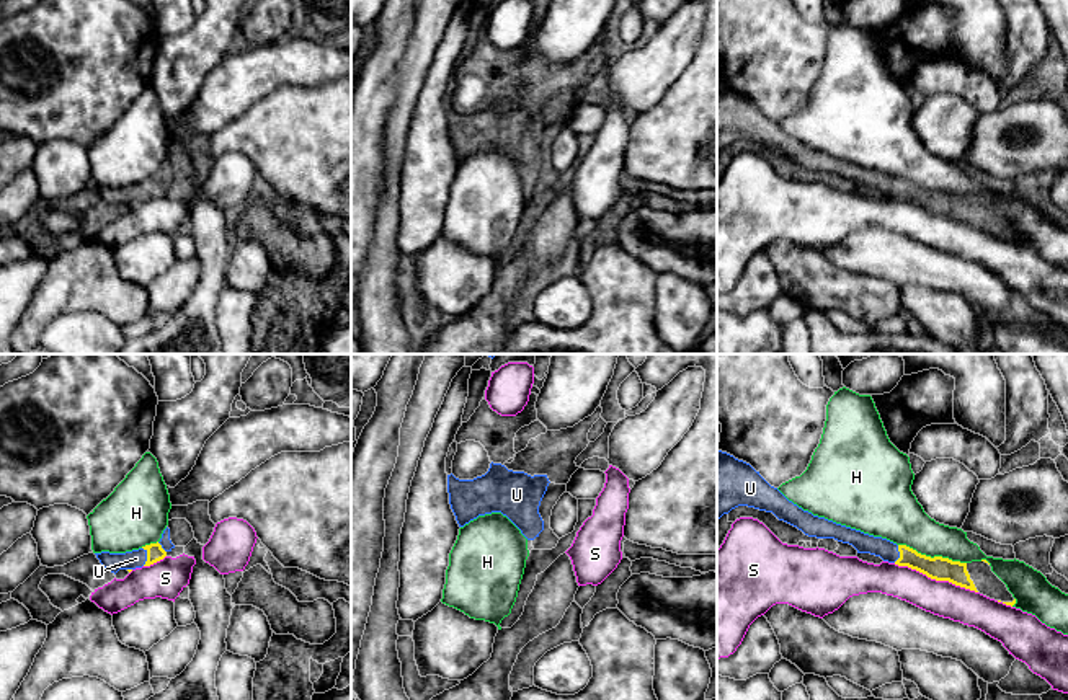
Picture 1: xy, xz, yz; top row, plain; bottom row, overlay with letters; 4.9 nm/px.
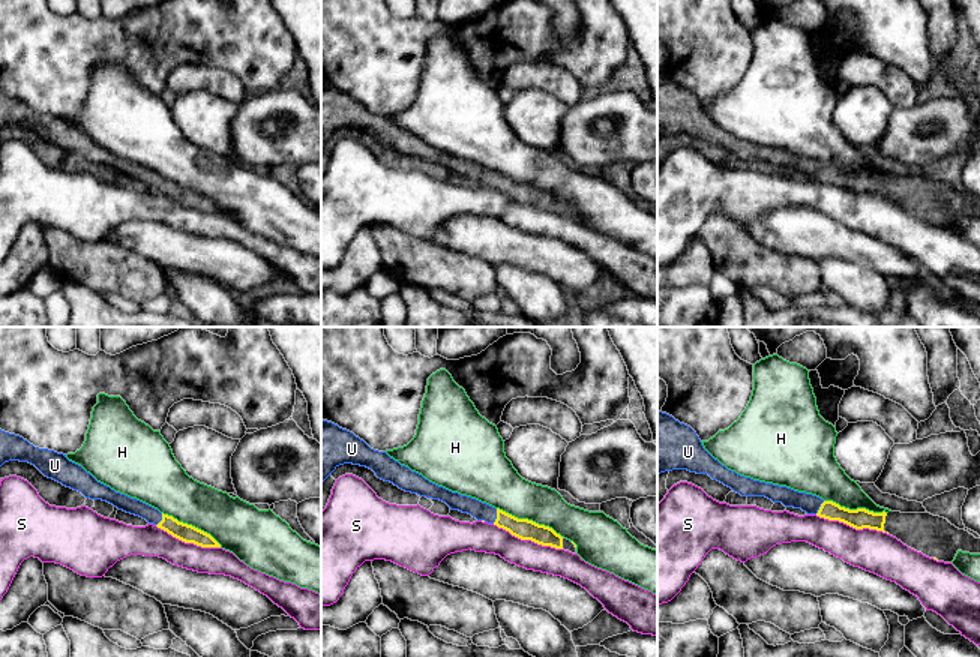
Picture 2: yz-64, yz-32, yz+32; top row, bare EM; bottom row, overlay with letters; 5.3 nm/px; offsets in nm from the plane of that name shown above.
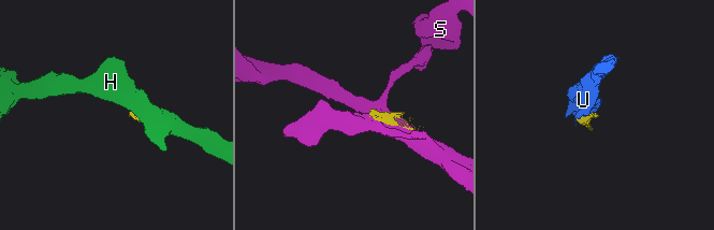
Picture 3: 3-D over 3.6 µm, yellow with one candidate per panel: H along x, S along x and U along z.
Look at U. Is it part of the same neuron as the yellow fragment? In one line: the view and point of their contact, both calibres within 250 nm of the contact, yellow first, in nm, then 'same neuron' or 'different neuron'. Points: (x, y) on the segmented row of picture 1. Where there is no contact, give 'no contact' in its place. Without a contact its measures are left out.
xy (147, 557) | 80/90 nm | same neuron

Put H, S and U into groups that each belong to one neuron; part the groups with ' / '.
H / S / U

